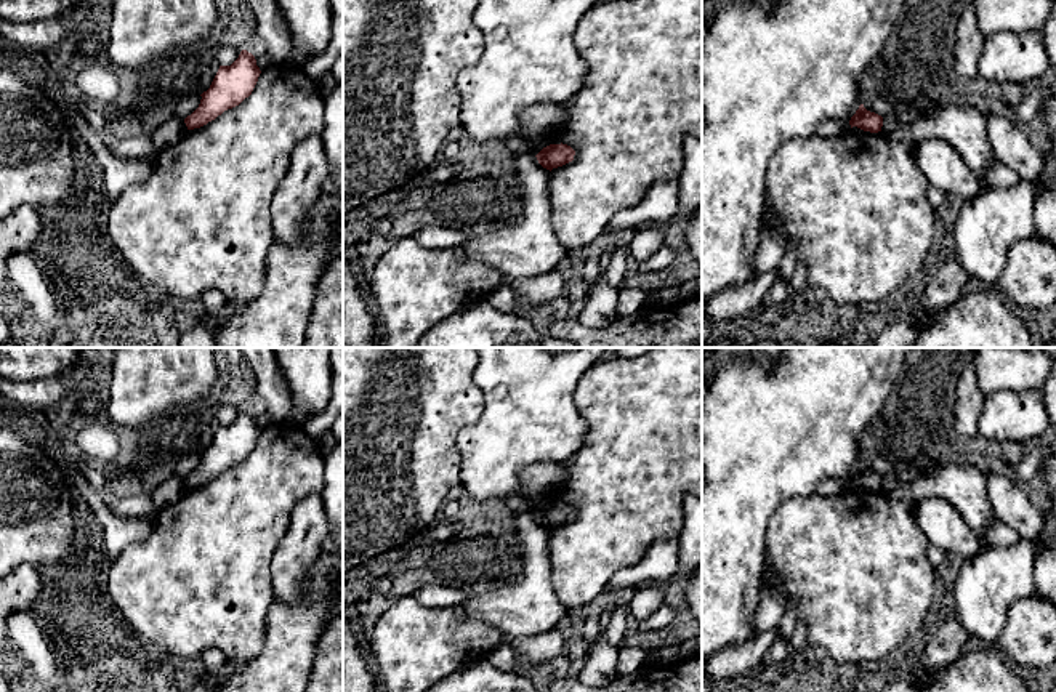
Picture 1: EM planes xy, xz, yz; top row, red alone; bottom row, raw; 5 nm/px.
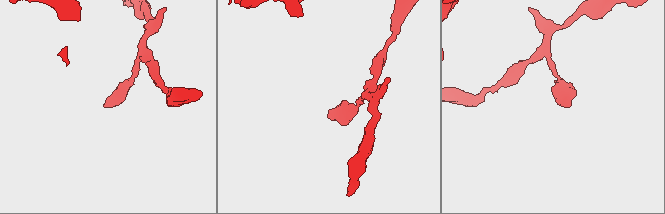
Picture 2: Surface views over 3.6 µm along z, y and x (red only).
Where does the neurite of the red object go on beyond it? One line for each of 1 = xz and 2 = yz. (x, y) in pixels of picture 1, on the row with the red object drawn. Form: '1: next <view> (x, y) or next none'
1: next none
2: next none

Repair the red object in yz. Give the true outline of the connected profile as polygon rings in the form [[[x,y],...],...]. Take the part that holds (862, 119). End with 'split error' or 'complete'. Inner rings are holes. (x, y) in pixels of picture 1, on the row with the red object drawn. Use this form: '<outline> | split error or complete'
[[[861,104],[856,114],[851,117],[849,125],[851,128],[857,127],[864,131],[878,133],[883,127],[883,117],[867,111],[864,104]]] | complete

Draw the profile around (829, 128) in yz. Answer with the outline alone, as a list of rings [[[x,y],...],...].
[[[830,119],[819,123],[816,135],[824,138],[835,138],[851,130],[849,122],[840,119]]]

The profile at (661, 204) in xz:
[[[678,178],[655,183],[639,205],[615,213],[604,232],[620,232],[646,221],[657,224],[668,223],[679,213],[678,187]]]

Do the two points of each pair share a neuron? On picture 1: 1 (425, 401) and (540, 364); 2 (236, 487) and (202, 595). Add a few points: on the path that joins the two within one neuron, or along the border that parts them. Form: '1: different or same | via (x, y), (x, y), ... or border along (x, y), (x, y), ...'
1: different | border along (478, 364), (475, 385), (484, 410), (475, 423)
2: same | via (236, 514), (236, 521), (210, 550), (205, 567)

